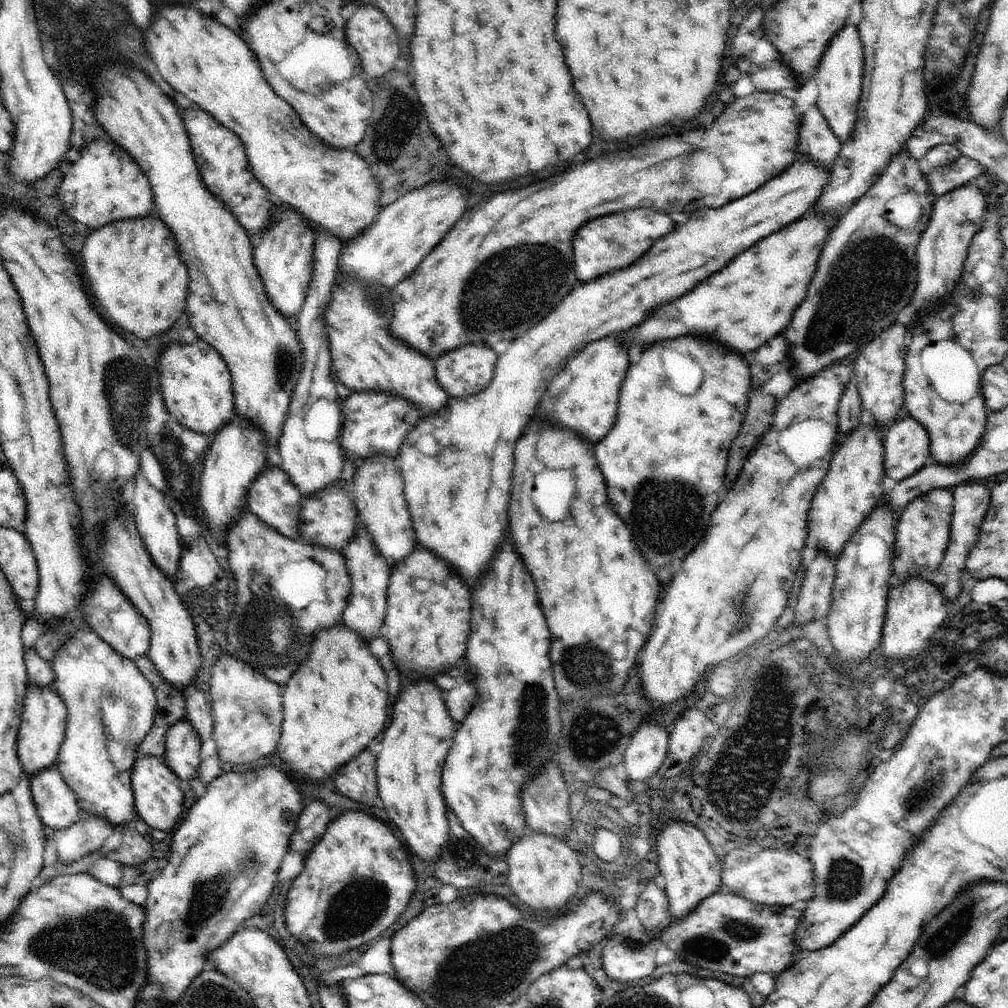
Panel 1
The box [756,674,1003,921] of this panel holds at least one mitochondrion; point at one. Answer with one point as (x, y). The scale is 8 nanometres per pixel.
(937, 781)

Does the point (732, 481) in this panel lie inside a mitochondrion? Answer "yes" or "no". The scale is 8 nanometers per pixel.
no

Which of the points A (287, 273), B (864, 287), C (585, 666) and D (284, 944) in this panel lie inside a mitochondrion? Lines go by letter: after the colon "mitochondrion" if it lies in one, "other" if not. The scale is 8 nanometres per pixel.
A: other
B: mitochondrion
C: mitochondrion
D: other

